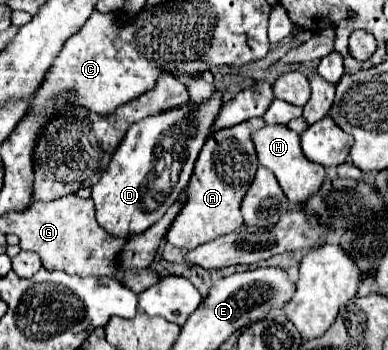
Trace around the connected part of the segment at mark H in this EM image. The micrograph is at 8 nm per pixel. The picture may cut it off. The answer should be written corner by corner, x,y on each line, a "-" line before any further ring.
265,124
261,130
253,132
253,144
255,144
259,164
269,168
275,174
291,208
301,206
313,192
317,192
317,188
321,188
323,180
327,178
325,168
321,164
315,164
305,158
305,154
301,152
301,146
299,146
301,144
299,134
293,132
285,124

